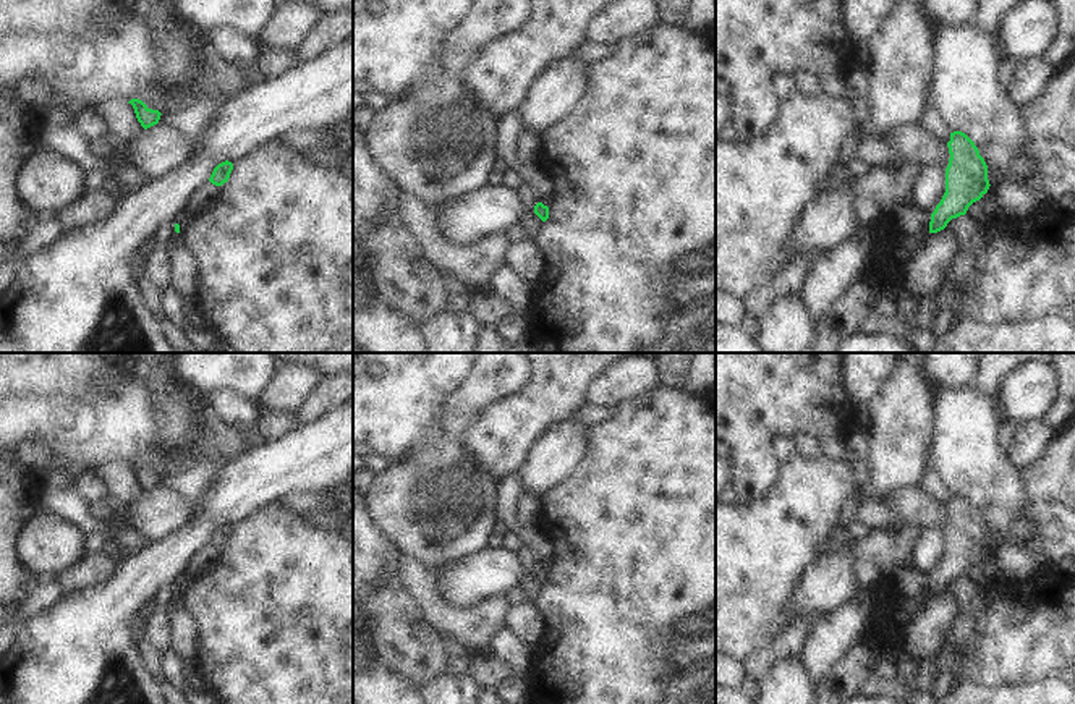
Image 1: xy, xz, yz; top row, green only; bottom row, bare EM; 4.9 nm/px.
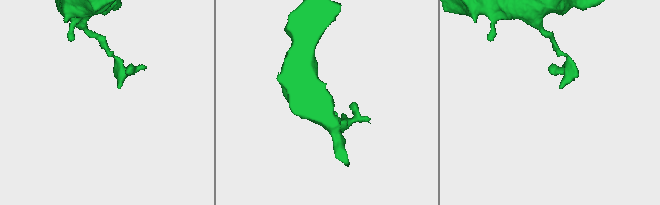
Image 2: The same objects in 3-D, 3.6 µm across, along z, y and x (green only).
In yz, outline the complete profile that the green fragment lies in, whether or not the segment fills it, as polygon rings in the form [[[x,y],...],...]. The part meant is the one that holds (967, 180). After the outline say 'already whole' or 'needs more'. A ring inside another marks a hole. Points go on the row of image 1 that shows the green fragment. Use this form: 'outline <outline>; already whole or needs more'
outline [[[962,131],[950,133],[945,193],[931,214],[929,233],[937,233],[952,218],[965,215],[968,207],[989,189],[988,165],[975,142]]]; already whole

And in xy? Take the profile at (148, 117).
outline [[[131,99],[128,104],[133,105],[138,121],[144,129],[154,126],[160,120],[160,112],[149,108],[142,100]]]; already whole

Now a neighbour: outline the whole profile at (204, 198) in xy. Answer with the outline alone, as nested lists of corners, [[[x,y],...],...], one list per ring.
[[[206,181],[201,184],[194,194],[191,196],[185,212],[194,218],[207,210],[210,210],[217,201],[220,186],[212,184],[210,181]]]

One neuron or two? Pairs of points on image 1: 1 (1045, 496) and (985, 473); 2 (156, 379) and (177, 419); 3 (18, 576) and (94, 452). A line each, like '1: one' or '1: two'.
1: two
2: one
3: two

